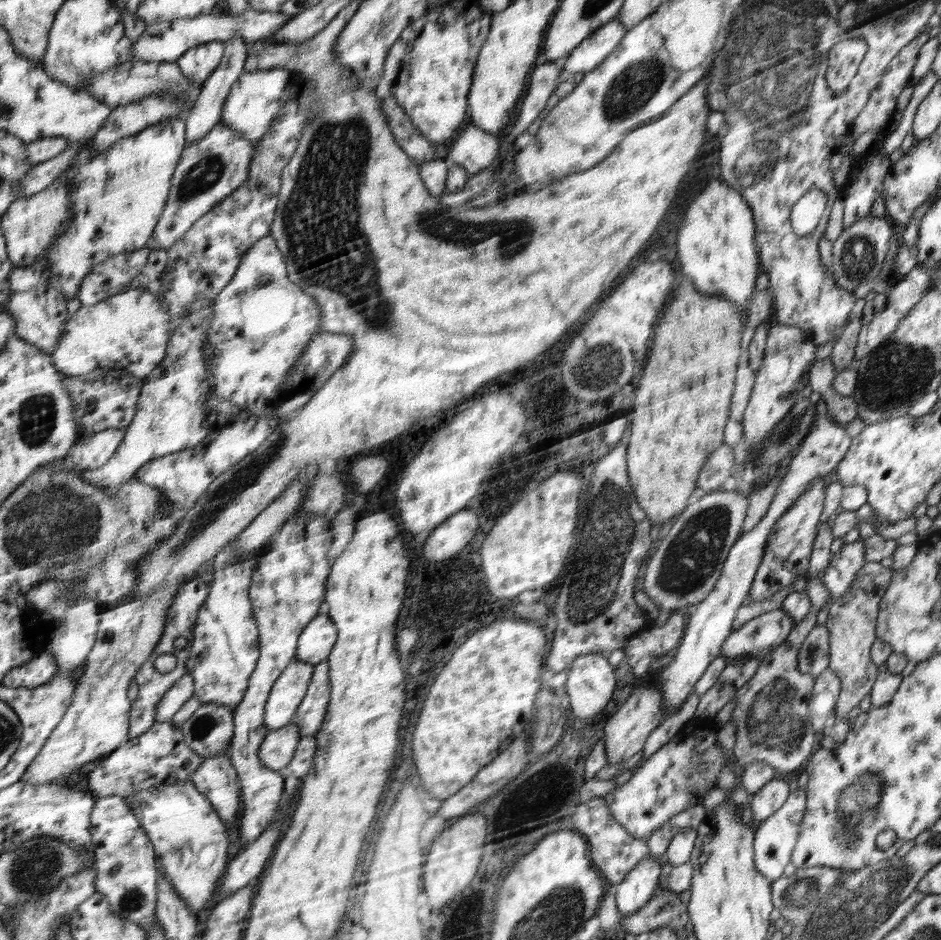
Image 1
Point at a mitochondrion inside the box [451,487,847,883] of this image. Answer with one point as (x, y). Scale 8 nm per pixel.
(691, 558)

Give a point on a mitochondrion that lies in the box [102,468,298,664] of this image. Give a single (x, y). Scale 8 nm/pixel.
(114, 638)

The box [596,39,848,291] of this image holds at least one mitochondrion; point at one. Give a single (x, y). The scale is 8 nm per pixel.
(636, 86)

